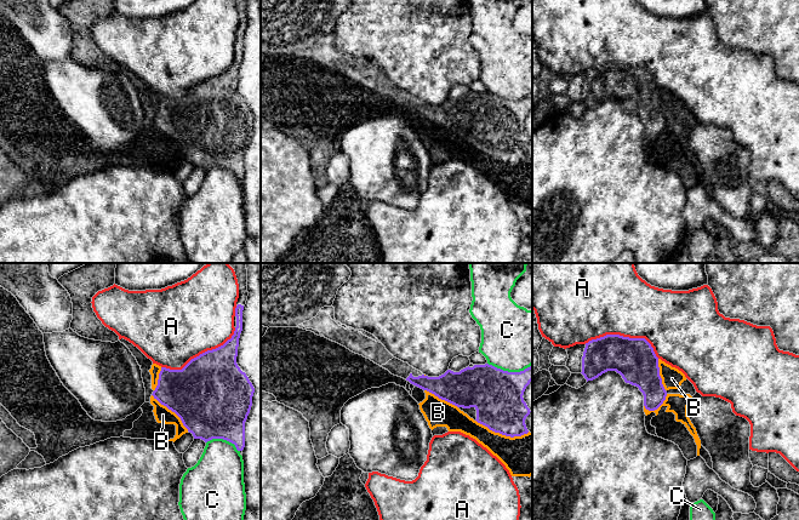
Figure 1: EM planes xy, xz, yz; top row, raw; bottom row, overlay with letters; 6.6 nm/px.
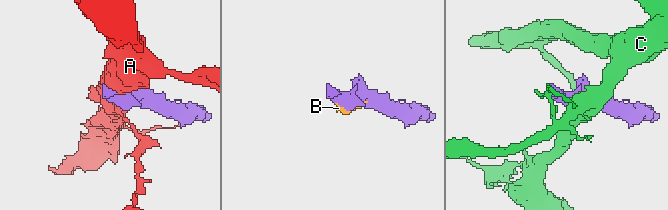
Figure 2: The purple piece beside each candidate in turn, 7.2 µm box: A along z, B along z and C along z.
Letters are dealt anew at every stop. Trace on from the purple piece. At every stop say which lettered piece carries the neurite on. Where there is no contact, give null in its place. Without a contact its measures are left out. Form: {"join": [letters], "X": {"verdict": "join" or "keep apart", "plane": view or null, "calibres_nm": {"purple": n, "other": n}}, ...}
{"join": ["B"], "A": {"verdict": "keep apart", "plane": "xy", "calibres_nm": {"purple": 480, "other": 500}}, "B": {"verdict": "join", "plane": "xz", "calibres_nm": {"purple": 320, "other": 280}}, "C": {"verdict": "keep apart", "plane": "xz", "calibres_nm": {"purple": 340, "other": 420}}}

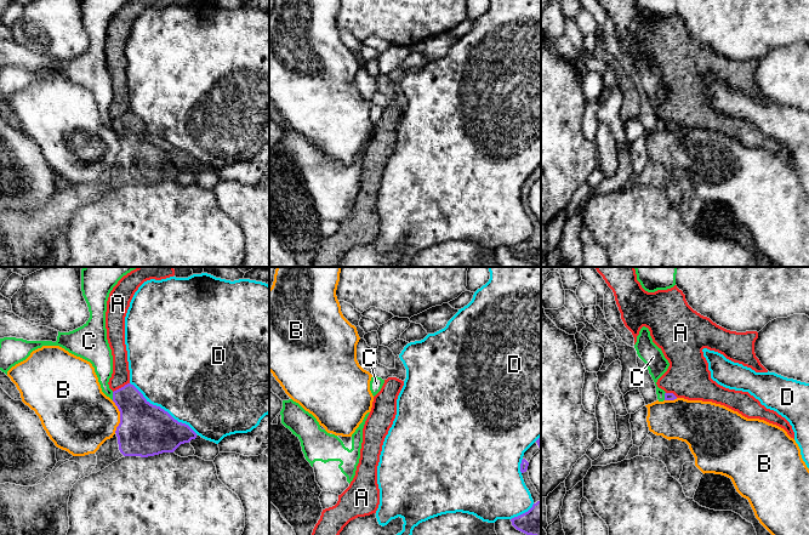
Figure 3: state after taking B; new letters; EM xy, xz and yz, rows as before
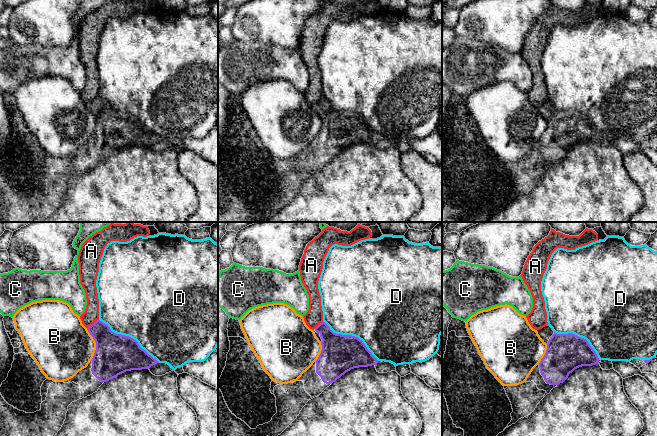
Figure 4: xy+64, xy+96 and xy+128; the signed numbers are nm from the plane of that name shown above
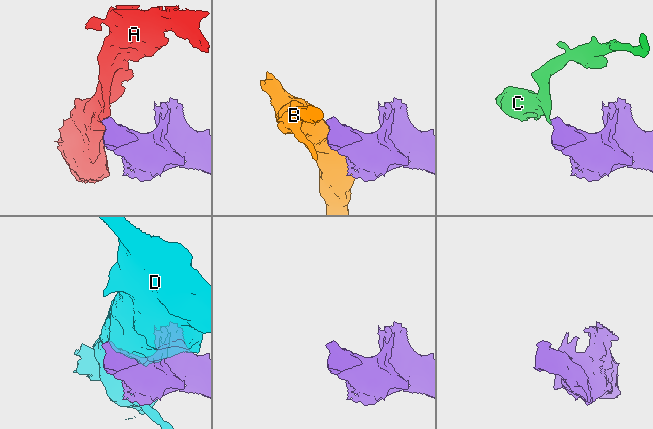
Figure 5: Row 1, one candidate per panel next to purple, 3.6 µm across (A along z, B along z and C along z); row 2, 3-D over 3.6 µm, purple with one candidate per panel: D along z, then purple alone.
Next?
{"join": [], "A": {"verdict": "keep apart", "plane": "xy", "calibres_nm": {"purple": 260, "other": 120}}, "B": {"verdict": "keep apart", "plane": "xy", "calibres_nm": {"purple": 340, "other": 420}}, "C": {"verdict": "keep apart", "plane": "xy", "calibres_nm": {"purple": 280, "other": 140}}, "D": {"verdict": "keep apart", "plane": "xy", "calibres_nm": {"purple": 340, "other": 500}}}

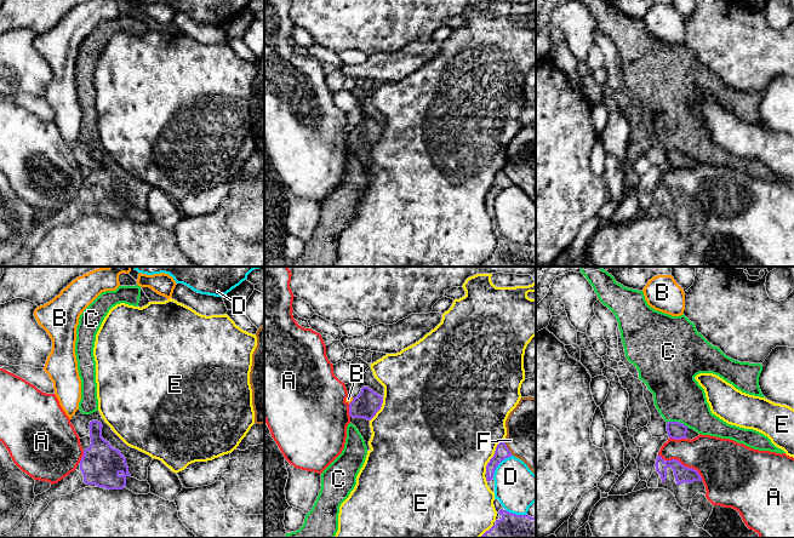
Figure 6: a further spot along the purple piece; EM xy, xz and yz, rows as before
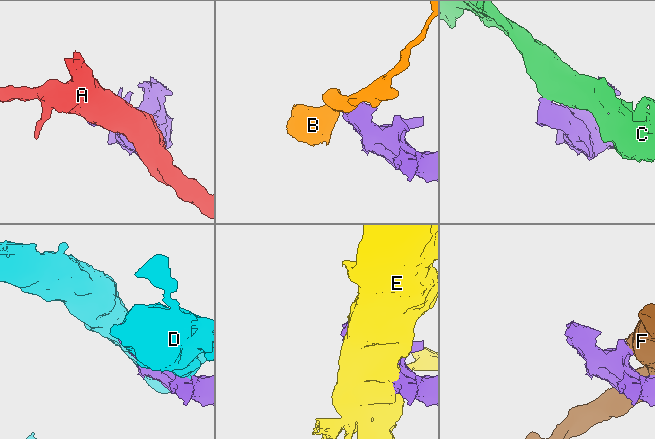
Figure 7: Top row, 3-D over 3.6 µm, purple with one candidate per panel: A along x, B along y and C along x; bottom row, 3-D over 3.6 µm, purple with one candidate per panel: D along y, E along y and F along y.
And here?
{"join": [], "A": {"verdict": "keep apart", "plane": "yz", "calibres_nm": {"purple": 110, "other": 320}}, "B": {"verdict": "keep apart", "plane": "xz", "calibres_nm": {"purple": 170, "other": 40}}, "C": {"verdict": "keep apart", "plane": "yz", "calibres_nm": {"purple": 120, "other": 320}}, "D": {"verdict": "keep apart", "plane": "xz", "calibres_nm": {"purple": 90, "other": 300}}, "E": {"verdict": "keep apart", "plane": "xz", "calibres_nm": {"purple": 90, "other": 480}}, "F": {"verdict": "keep apart", "plane": "xz", "calibres_nm": {"purple": 90, "other": 380}}}

